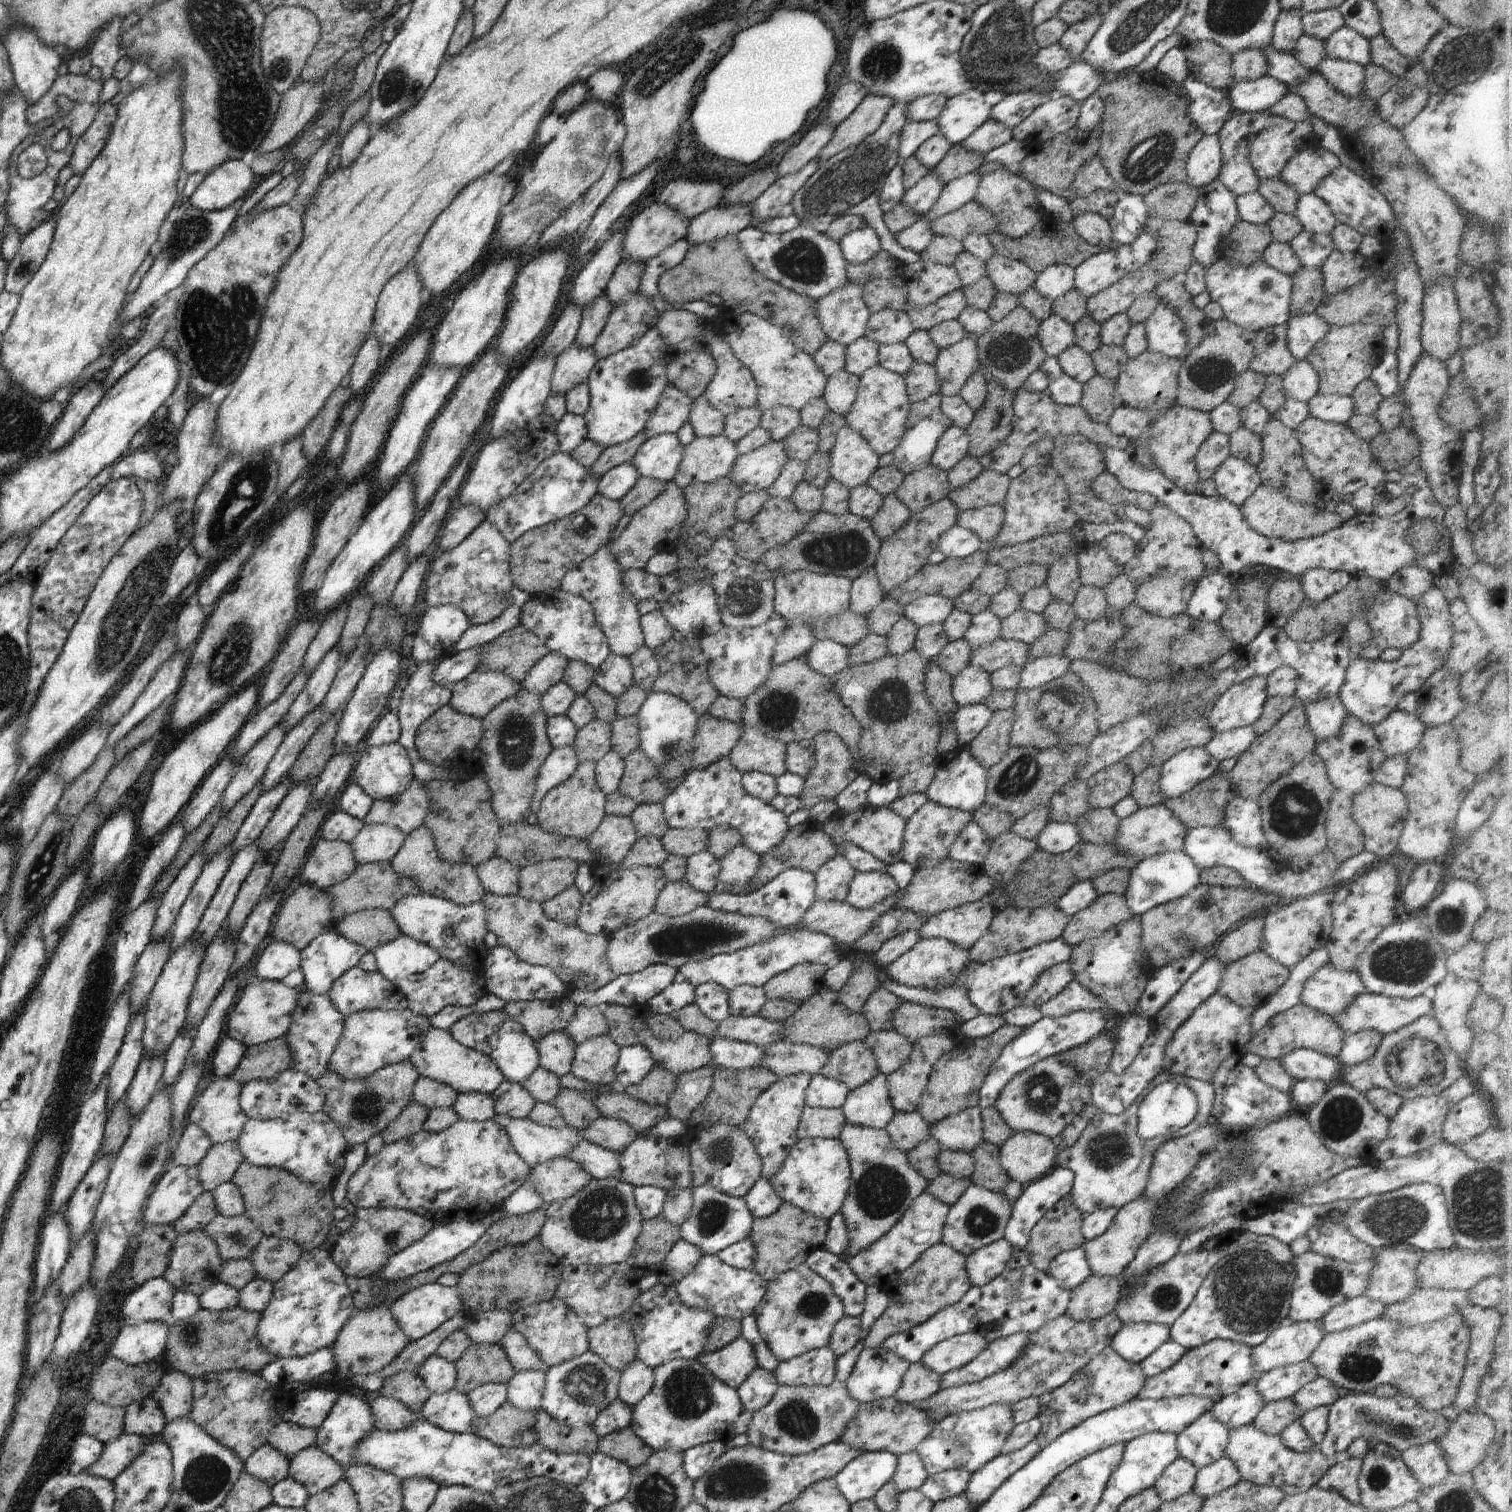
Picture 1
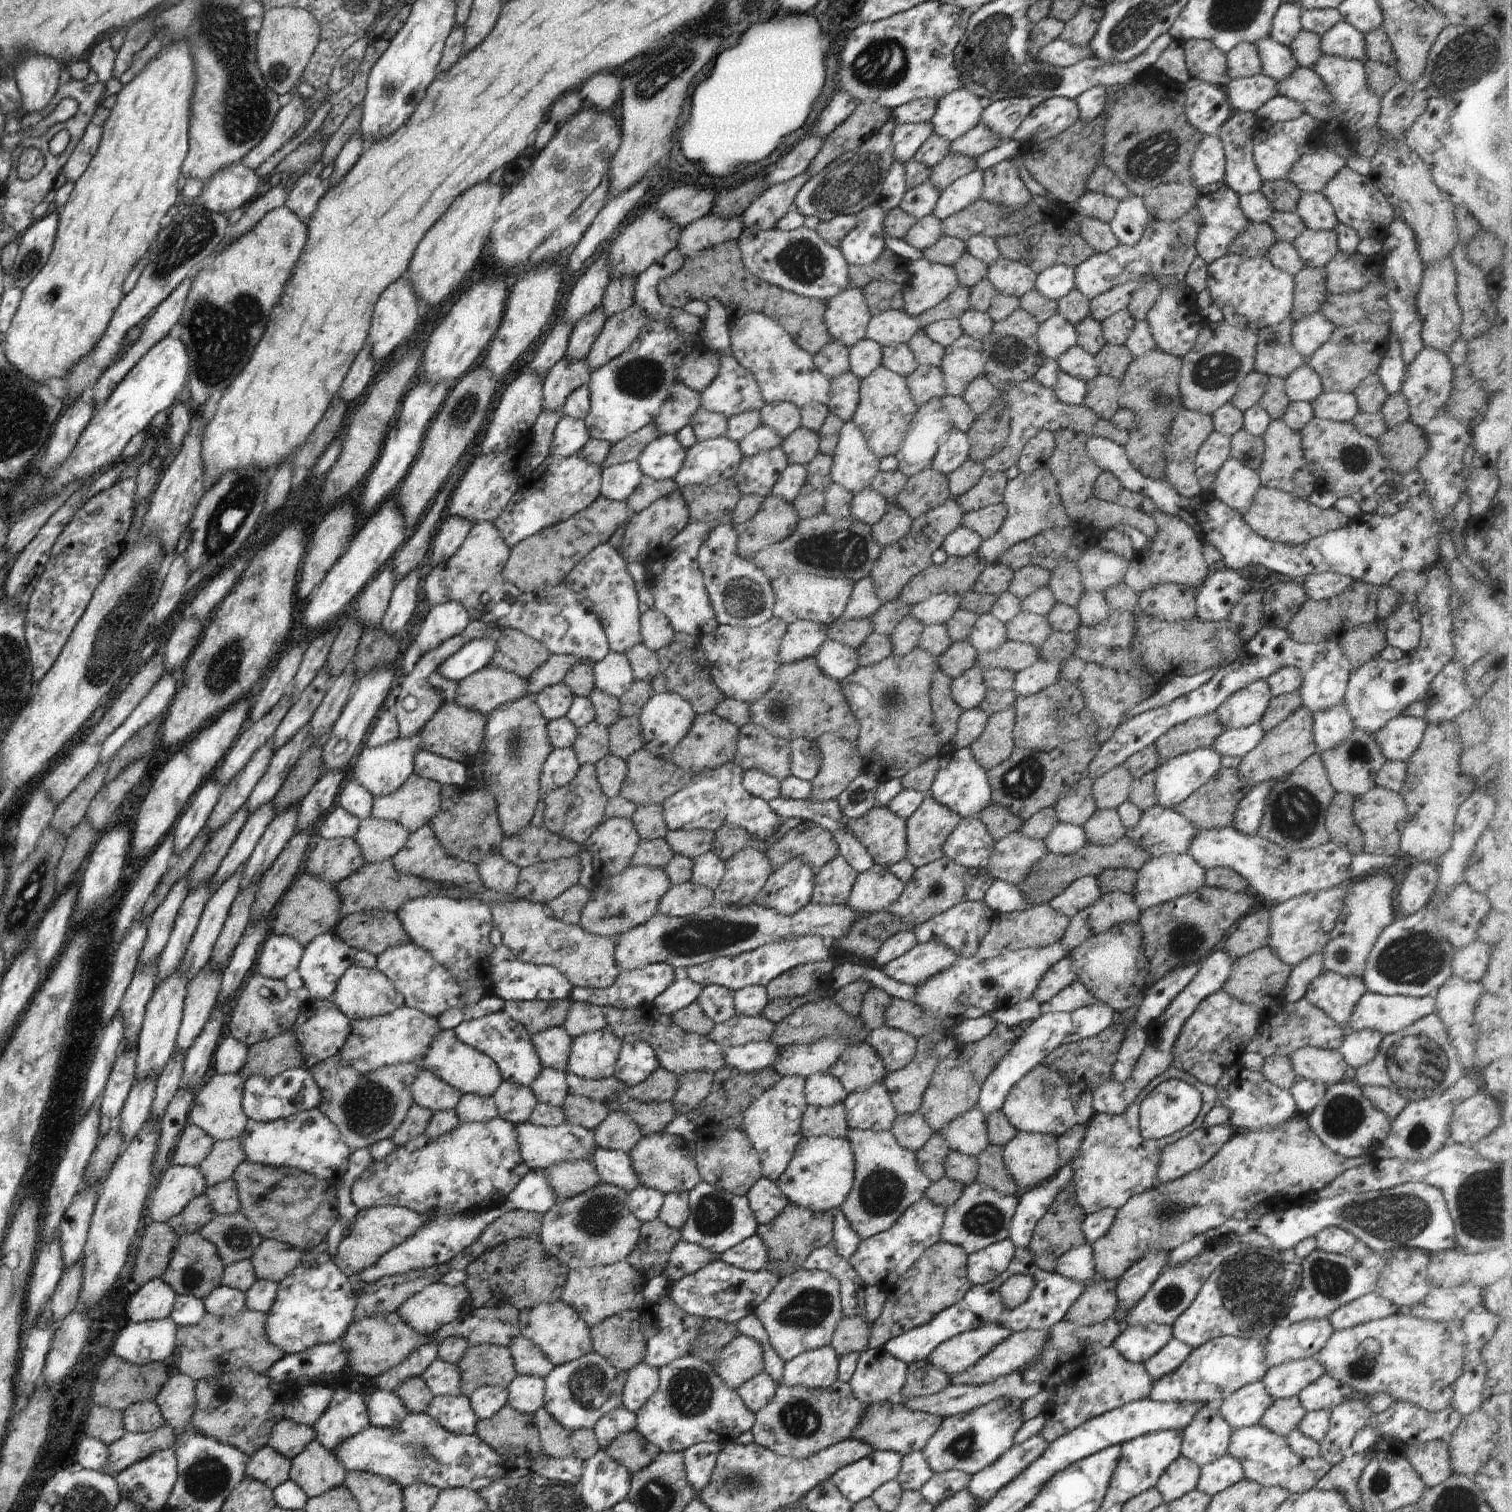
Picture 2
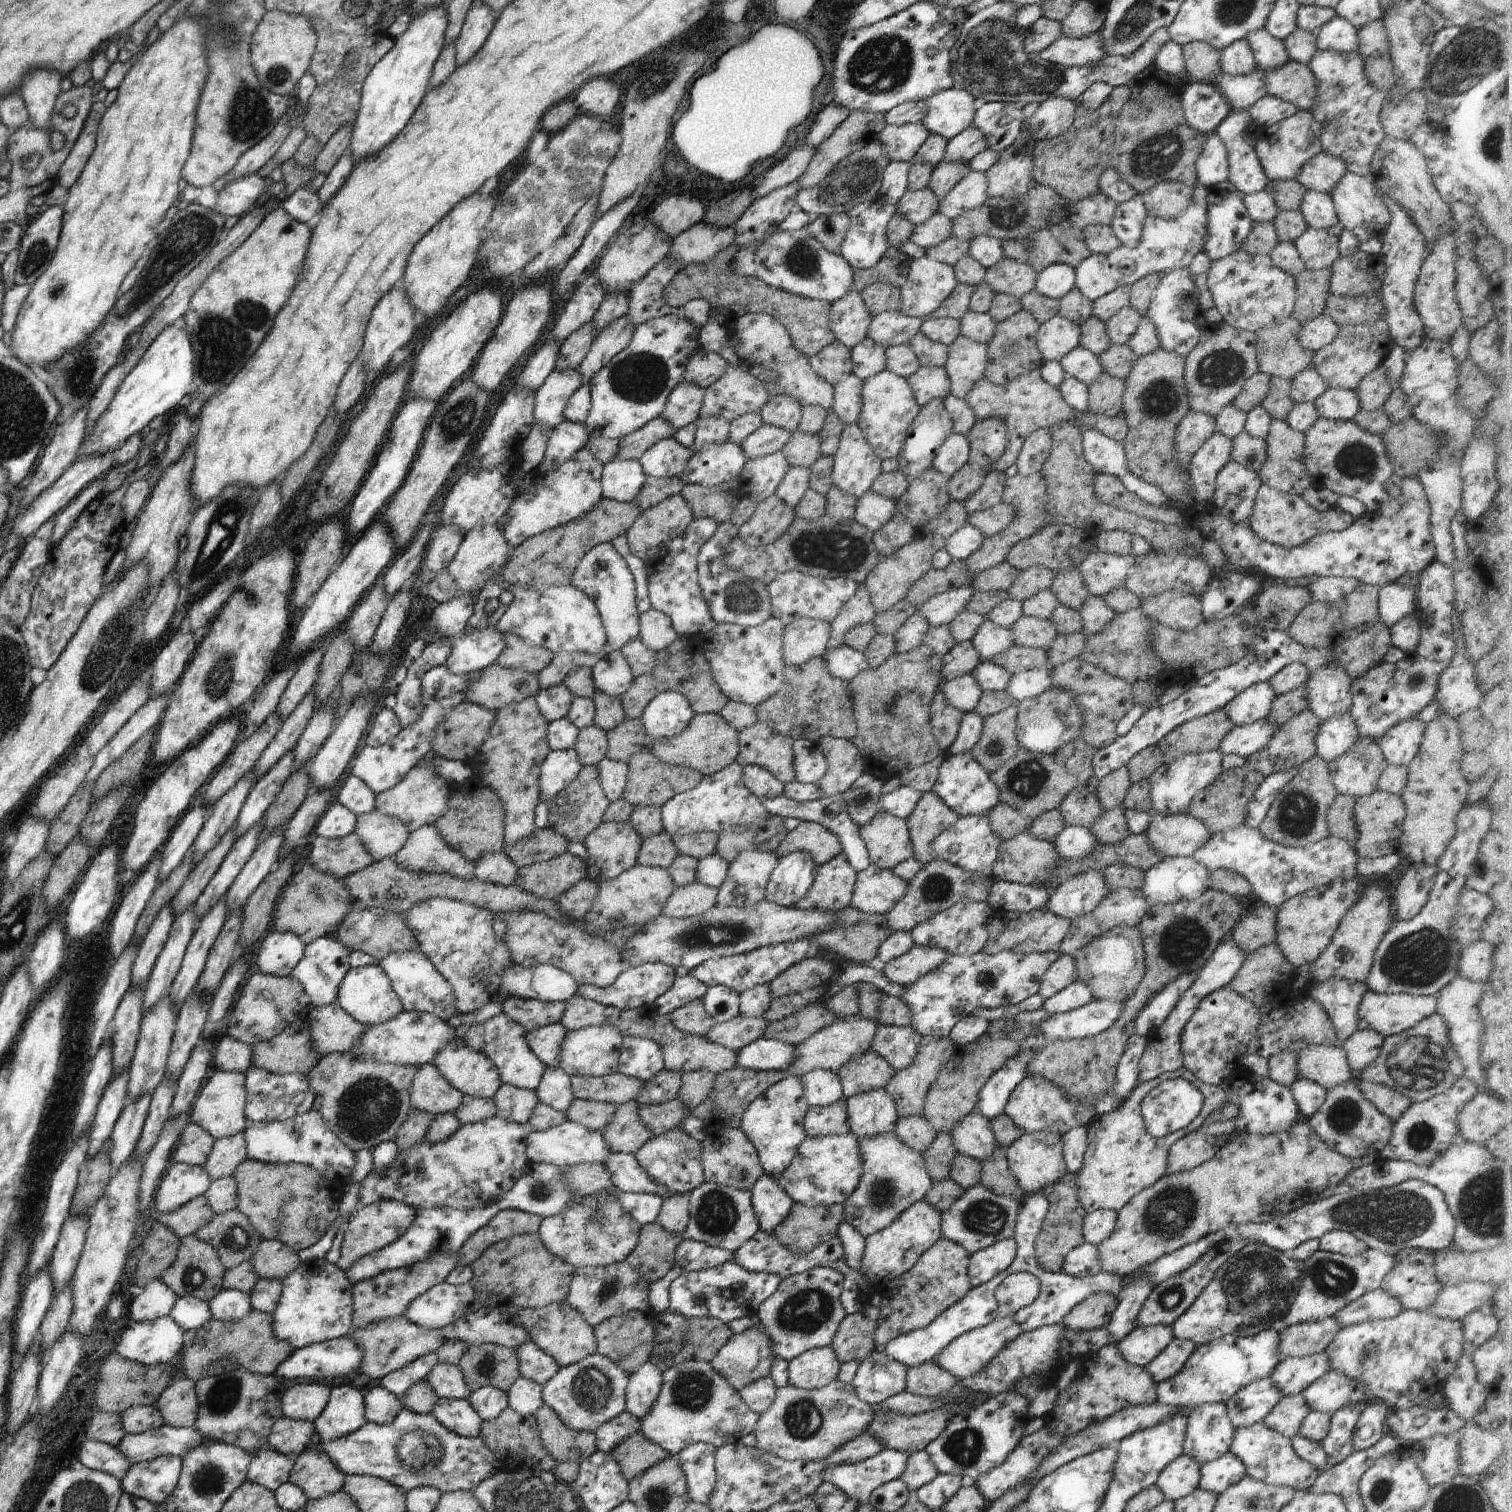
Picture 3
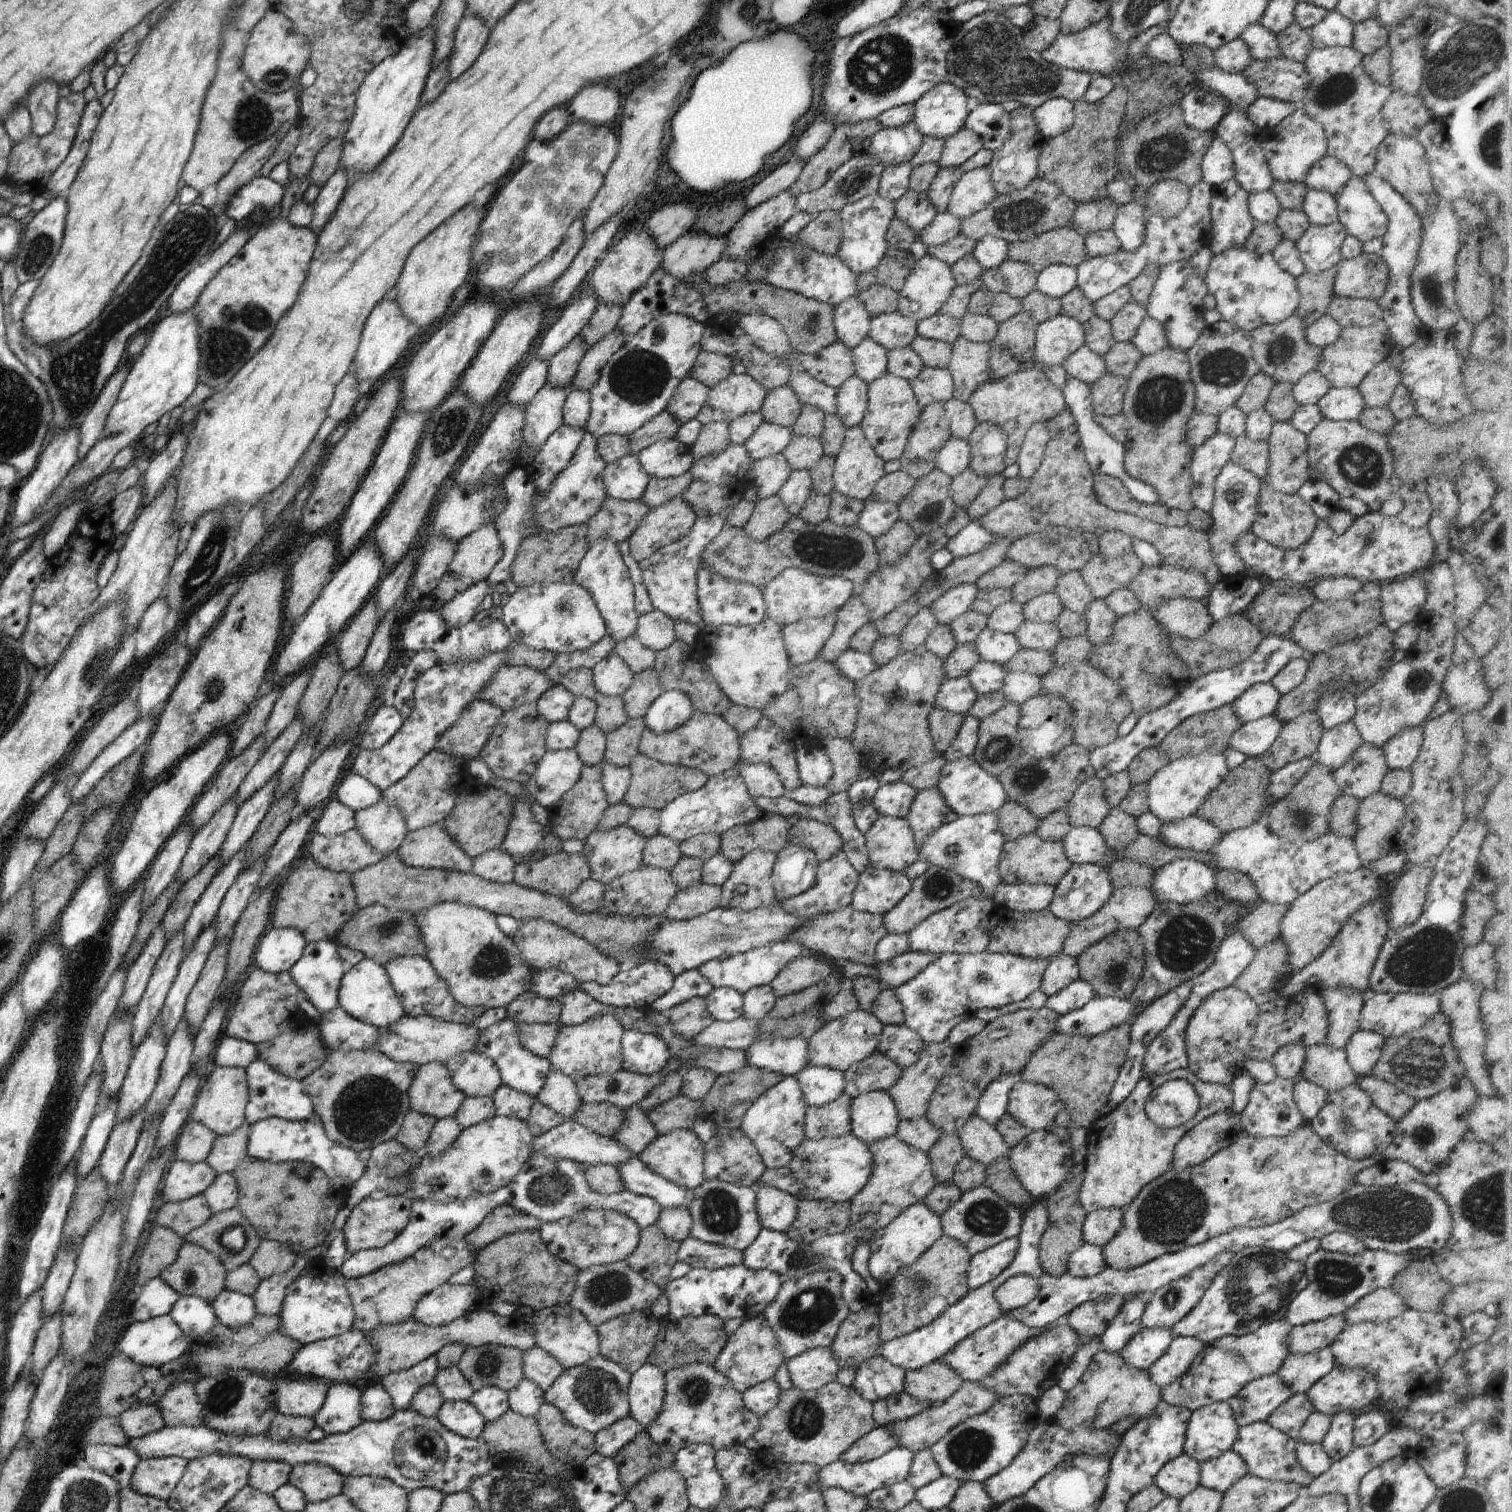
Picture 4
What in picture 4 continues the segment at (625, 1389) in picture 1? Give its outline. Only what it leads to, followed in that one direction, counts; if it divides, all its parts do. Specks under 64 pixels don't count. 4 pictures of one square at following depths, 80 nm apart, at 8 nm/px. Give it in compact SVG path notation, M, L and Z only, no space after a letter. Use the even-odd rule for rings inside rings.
M648 1362L631 1373L628 1389L629 1415L644 1428L661 1411L665 1395L665 1373Z

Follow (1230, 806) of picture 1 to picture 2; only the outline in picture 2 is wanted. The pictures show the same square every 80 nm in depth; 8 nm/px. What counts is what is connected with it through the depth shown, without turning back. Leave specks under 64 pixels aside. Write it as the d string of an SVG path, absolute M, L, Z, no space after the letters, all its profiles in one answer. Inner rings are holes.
M1286 777L1263 782L1250 790L1236 805L1232 827L1245 835L1258 835L1268 793L1278 781Z

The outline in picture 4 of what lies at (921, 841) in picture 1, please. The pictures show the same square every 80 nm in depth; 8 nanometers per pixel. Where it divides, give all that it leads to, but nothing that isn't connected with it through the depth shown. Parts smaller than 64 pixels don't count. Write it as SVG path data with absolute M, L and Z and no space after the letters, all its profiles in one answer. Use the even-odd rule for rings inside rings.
M936 788L917 791L910 812L905 819L910 825L918 852L926 836L938 827L952 822L957 816Z

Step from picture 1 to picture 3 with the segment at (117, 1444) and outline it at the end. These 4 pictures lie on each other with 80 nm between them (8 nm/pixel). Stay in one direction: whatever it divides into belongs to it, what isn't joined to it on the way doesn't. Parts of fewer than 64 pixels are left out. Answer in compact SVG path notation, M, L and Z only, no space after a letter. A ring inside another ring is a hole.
M162 1425L157 1429L150 1429L143 1433L138 1434L125 1434L125 1437L119 1442L119 1446L115 1446L128 1459L128 1462L133 1465L134 1463L149 1461L150 1459L158 1458L159 1456L182 1456L188 1449L202 1444L206 1439L205 1435L198 1432L195 1428L182 1427L176 1428L172 1425Z

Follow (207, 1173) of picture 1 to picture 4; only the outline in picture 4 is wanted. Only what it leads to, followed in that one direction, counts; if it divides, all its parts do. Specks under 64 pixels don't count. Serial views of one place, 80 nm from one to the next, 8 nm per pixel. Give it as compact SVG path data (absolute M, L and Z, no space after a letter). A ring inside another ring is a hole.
M248 1122L229 1135L218 1135L213 1142L212 1150L206 1157L205 1163L218 1176L222 1173L232 1173L239 1162L247 1155Z

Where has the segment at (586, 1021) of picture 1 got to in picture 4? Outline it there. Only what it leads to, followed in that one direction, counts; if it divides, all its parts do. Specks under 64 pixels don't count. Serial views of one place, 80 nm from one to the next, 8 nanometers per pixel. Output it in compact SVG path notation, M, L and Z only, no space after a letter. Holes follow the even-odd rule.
M578 987L563 995L560 1001L562 1008L559 1023L562 1025L581 1025L604 1015L604 1005Z

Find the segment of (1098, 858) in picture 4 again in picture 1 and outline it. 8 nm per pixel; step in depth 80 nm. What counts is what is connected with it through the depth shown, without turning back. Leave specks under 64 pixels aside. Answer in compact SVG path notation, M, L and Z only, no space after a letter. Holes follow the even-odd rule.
M1050 821L1035 841L1043 851L1053 855L1064 855L1081 841L1081 836L1074 823Z

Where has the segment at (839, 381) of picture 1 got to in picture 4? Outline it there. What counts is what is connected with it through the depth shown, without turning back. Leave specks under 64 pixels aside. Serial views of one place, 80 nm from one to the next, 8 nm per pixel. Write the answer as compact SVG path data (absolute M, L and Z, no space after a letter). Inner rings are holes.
M856 376L848 378L837 388L837 412L847 427L862 422L867 407L867 382Z

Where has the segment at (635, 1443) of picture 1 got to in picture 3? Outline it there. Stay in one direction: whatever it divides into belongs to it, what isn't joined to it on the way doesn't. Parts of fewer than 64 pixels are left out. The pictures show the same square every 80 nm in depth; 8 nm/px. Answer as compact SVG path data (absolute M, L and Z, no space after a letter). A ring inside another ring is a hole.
M640 1430L622 1439L610 1454L620 1465L622 1474L628 1482L657 1462L672 1457L661 1446L650 1442Z

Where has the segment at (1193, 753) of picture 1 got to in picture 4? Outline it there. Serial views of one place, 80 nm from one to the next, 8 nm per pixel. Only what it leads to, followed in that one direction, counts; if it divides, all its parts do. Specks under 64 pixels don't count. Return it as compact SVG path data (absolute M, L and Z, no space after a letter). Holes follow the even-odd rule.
M1202 753L1196 756L1182 757L1163 766L1147 782L1147 800L1149 810L1162 823L1174 822L1196 814L1204 799L1226 778L1231 770L1226 766L1222 753Z

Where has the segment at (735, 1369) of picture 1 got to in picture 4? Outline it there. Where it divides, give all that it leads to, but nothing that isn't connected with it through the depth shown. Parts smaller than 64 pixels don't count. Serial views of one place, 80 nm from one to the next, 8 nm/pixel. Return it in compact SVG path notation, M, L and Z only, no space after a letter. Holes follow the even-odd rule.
M760 1315L746 1319L738 1330L728 1335L729 1339L718 1353L713 1366L722 1376L731 1380L733 1387L741 1393L751 1386L772 1379L779 1366L786 1362L774 1331Z

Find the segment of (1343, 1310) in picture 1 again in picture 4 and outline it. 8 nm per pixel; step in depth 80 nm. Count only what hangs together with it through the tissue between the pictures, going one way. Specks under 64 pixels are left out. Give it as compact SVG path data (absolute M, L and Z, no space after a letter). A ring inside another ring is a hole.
M1390 1287L1376 1289L1363 1296L1342 1315L1349 1325L1359 1322L1373 1322L1375 1324L1388 1322L1401 1315L1407 1306L1403 1298Z

